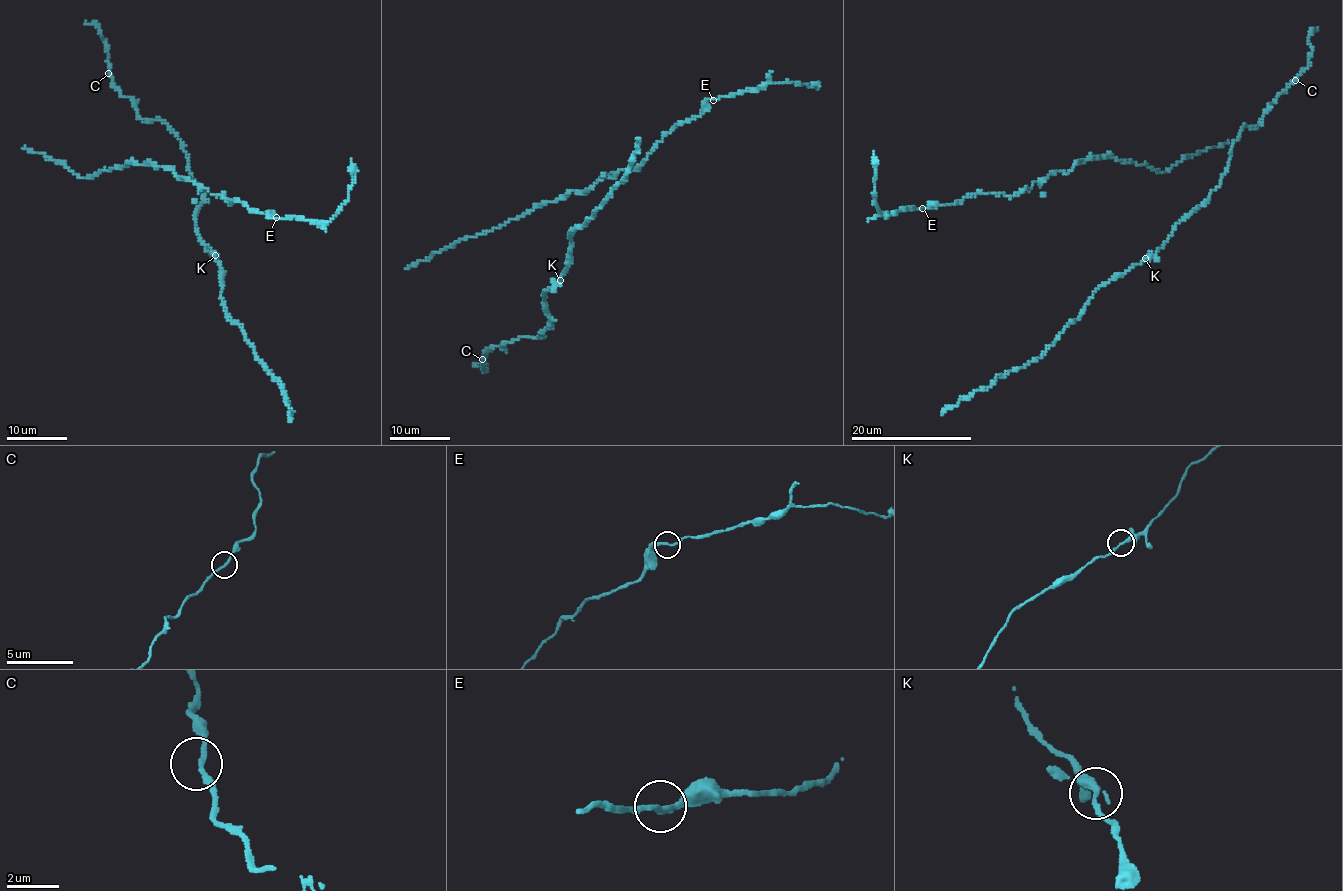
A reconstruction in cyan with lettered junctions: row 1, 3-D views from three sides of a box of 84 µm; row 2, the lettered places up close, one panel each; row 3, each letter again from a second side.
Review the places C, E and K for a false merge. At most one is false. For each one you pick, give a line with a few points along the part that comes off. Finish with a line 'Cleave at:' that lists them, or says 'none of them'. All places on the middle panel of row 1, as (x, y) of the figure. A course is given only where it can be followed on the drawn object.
Cleave at: none of them

